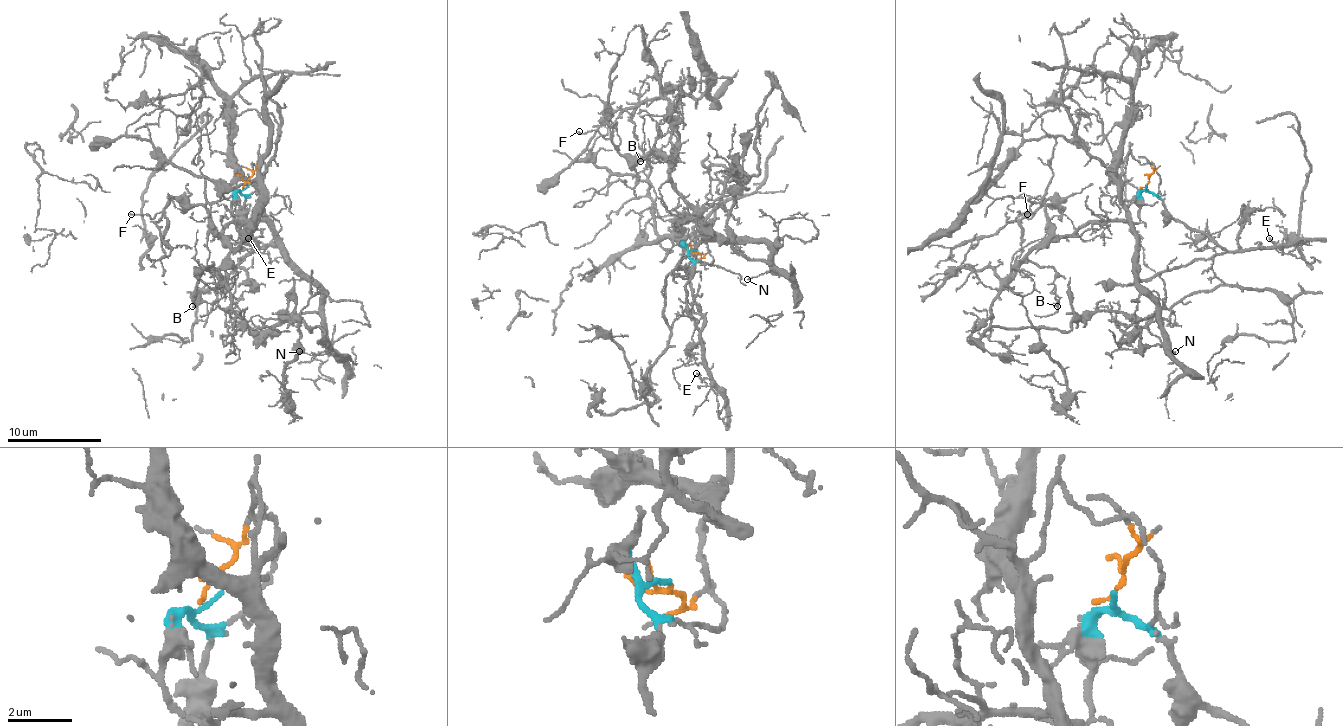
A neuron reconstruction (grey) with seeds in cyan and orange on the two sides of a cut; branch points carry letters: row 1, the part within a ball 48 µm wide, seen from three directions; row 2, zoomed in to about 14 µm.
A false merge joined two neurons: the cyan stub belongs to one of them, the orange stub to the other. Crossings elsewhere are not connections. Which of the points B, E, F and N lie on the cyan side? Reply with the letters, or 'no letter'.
E

